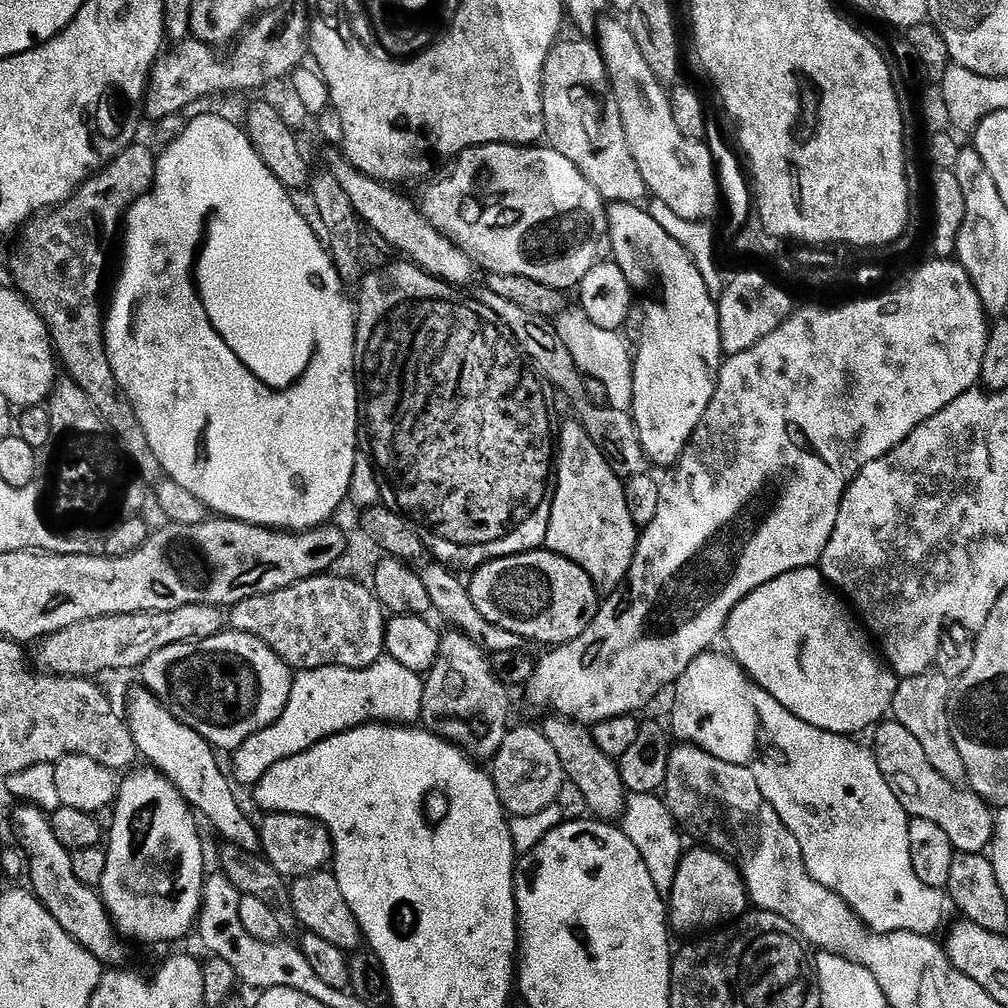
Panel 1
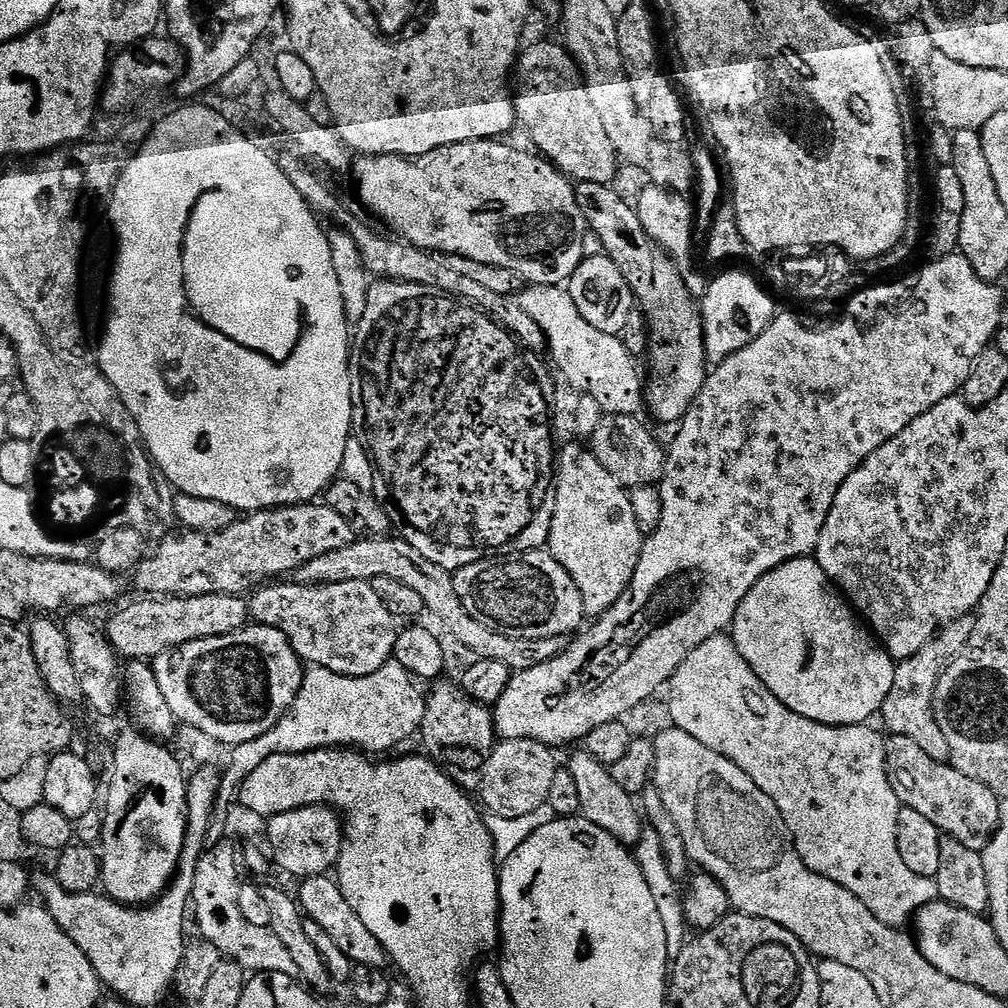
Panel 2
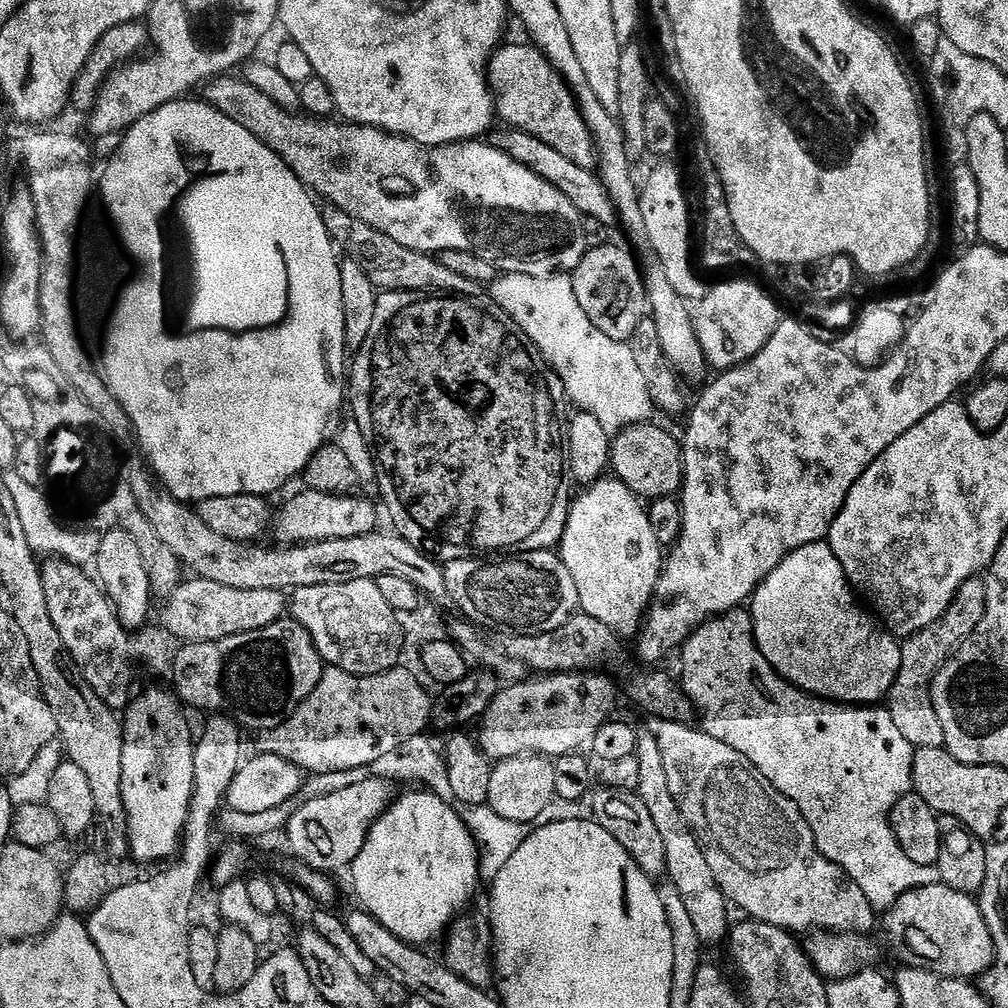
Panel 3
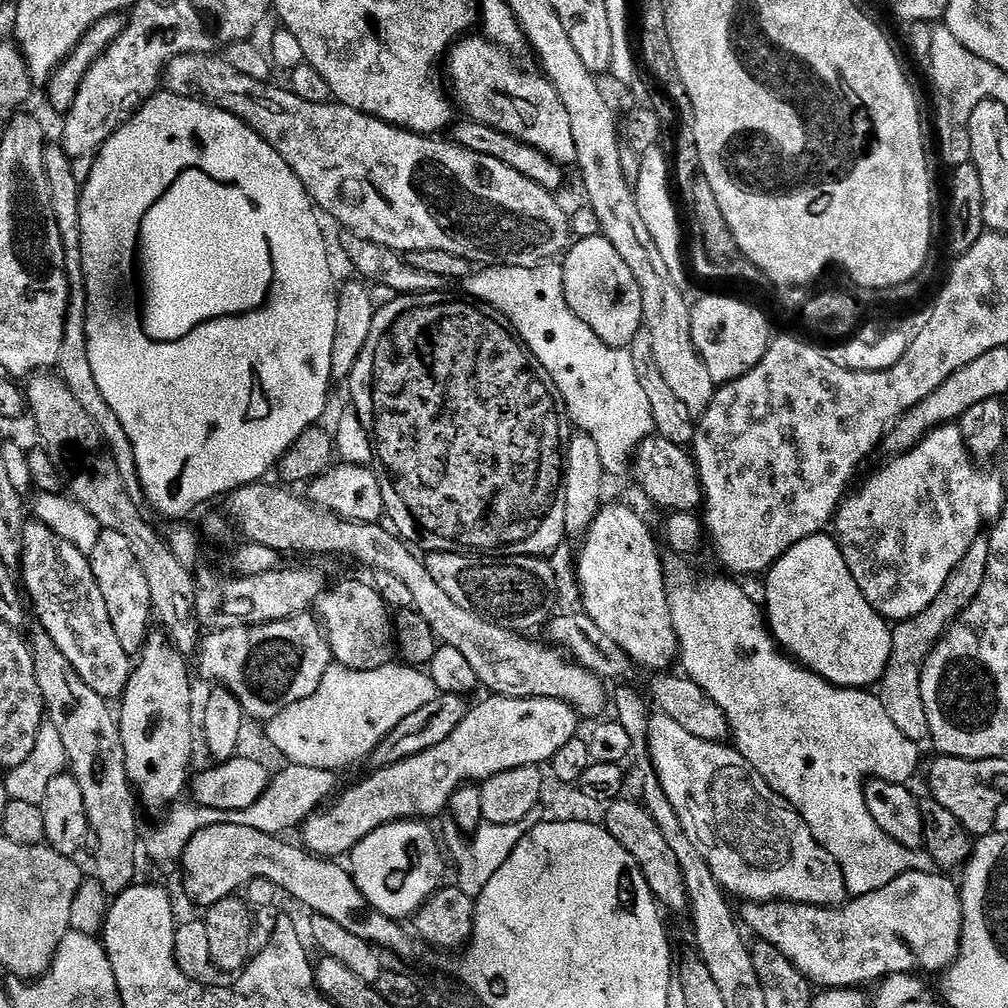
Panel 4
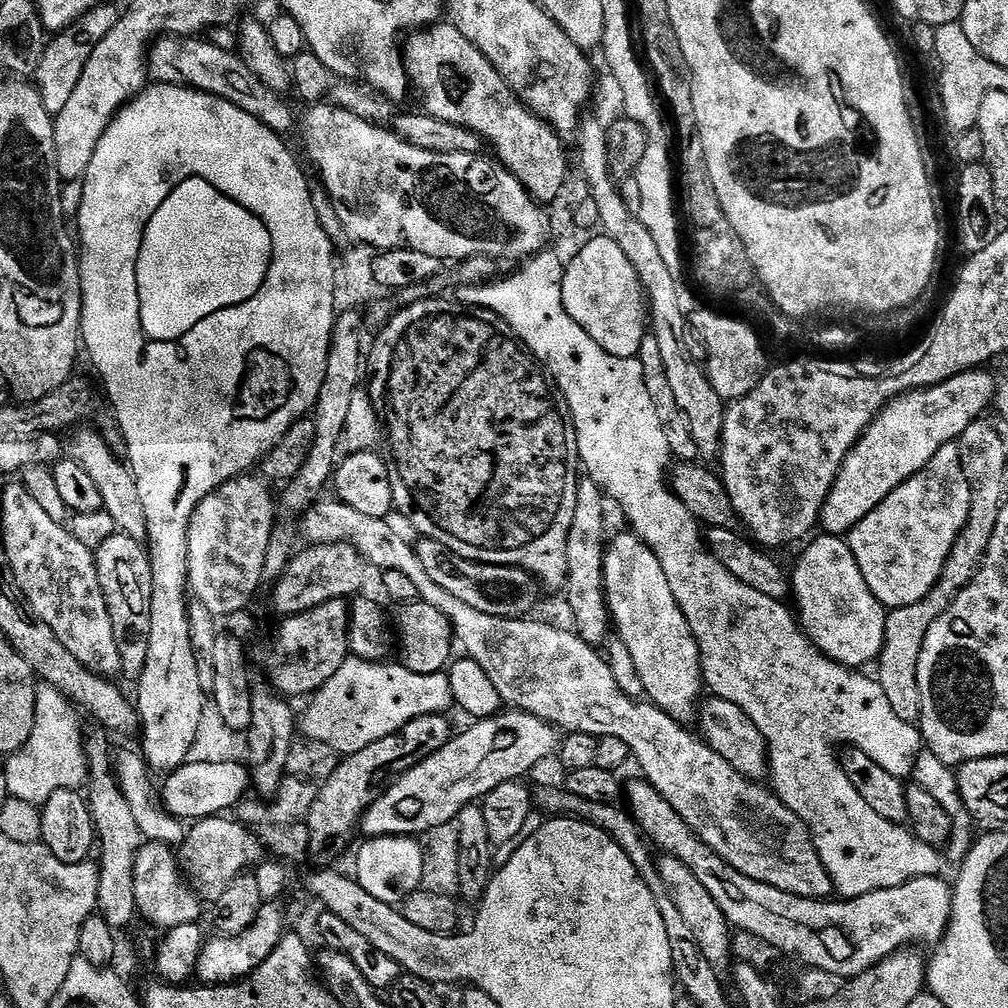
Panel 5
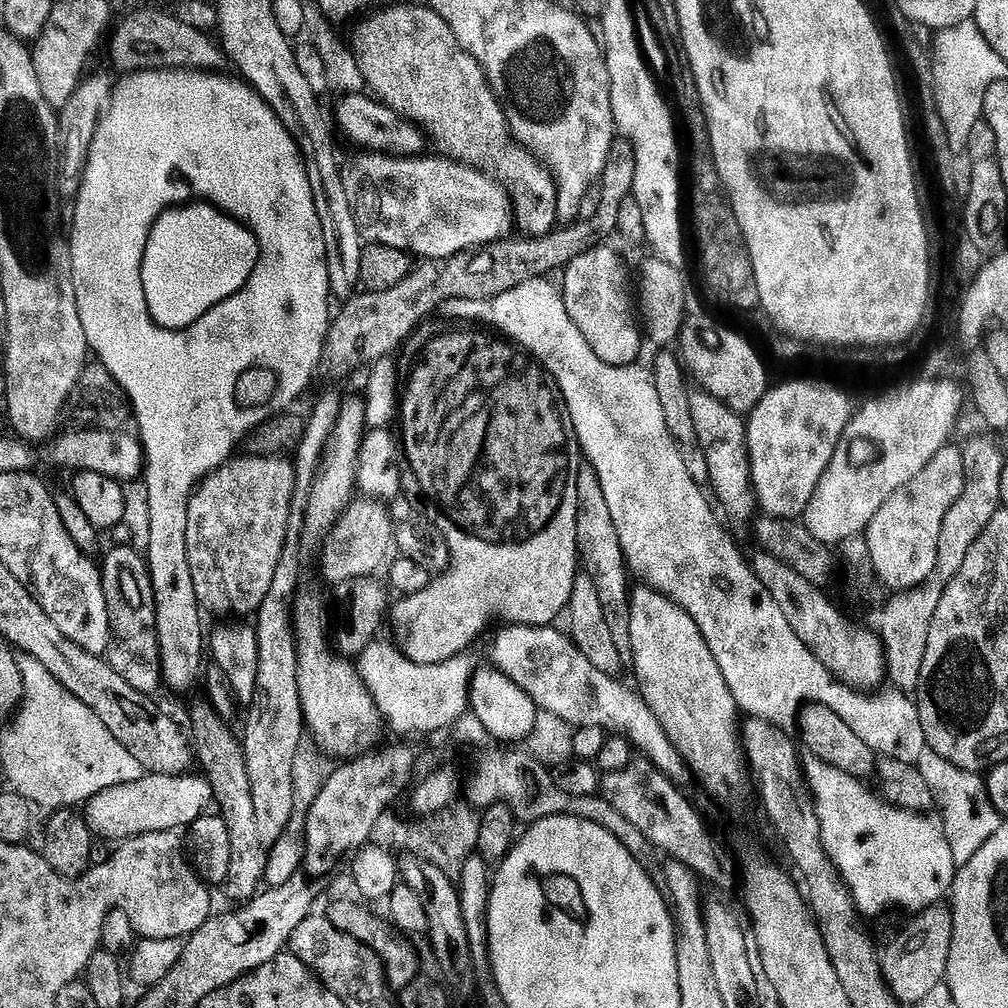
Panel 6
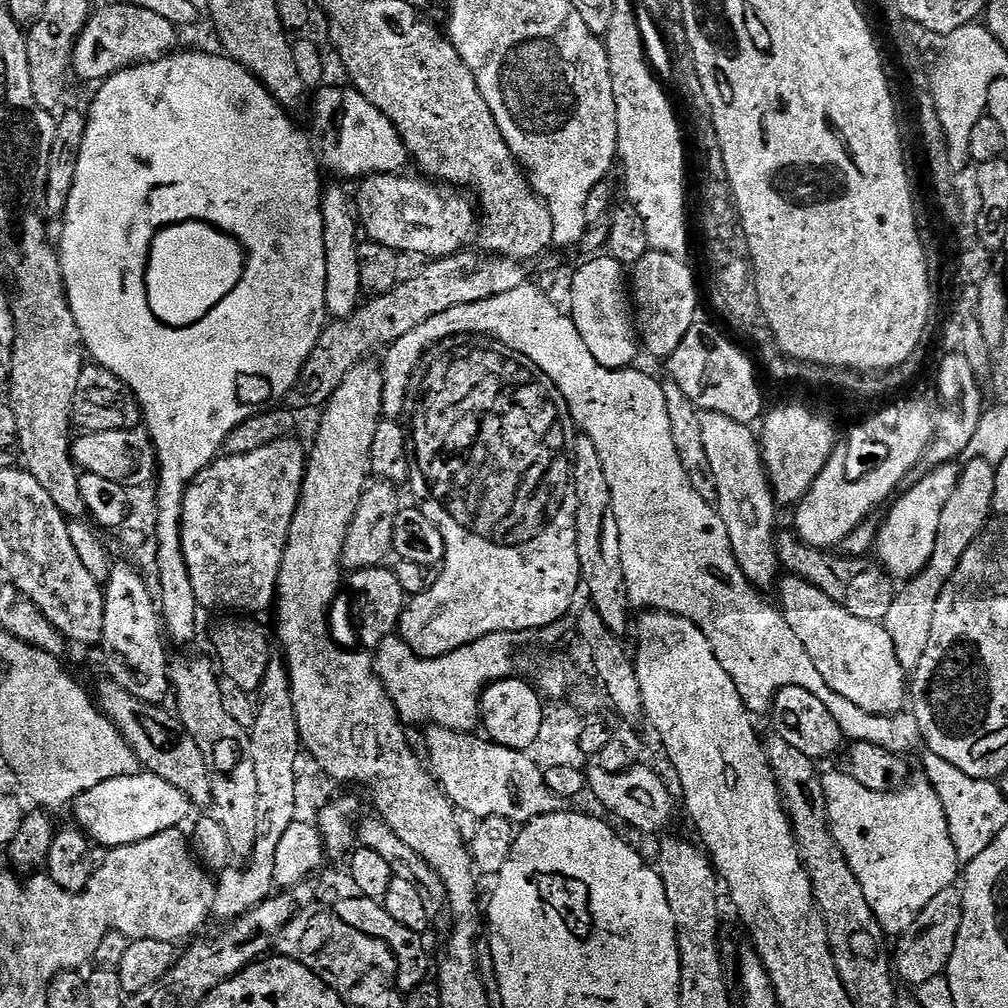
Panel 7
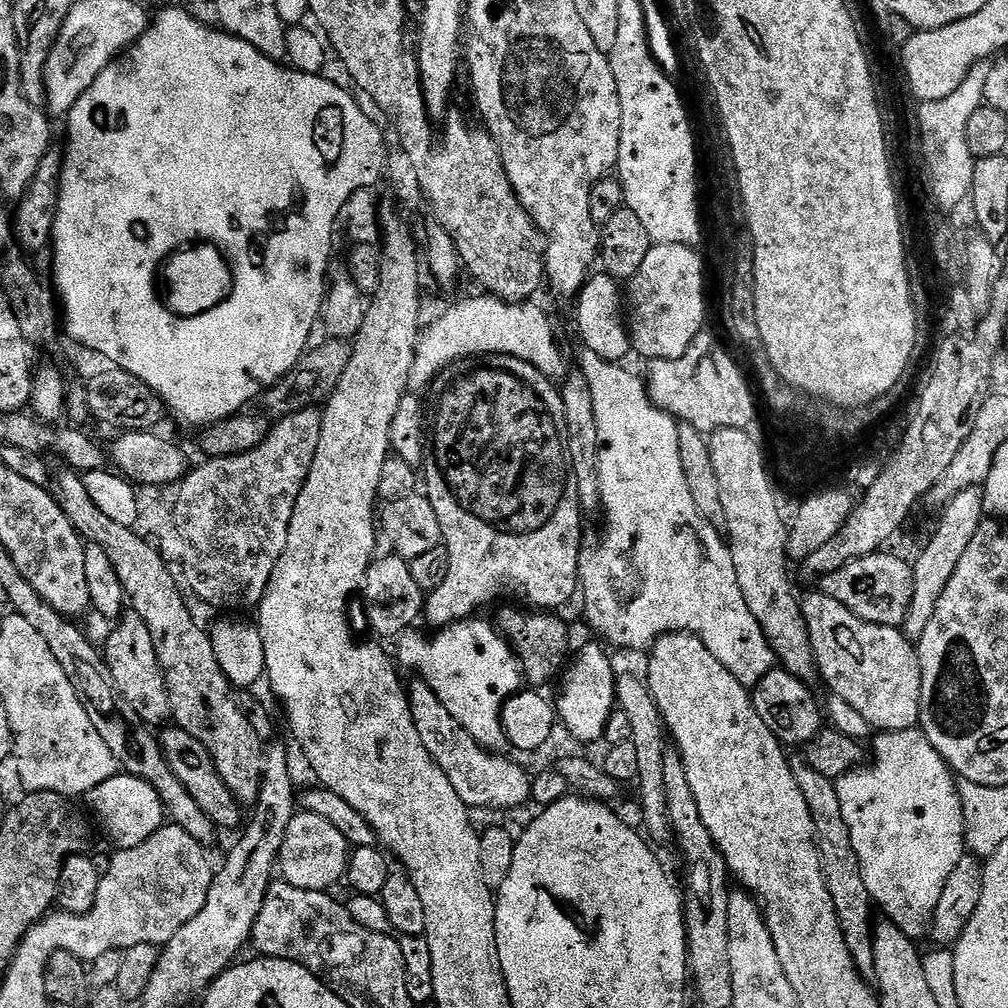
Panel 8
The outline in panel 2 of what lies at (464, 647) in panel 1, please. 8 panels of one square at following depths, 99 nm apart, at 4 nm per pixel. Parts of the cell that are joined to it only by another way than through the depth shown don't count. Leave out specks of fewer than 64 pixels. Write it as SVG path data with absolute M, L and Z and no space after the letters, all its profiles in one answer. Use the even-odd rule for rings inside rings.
M443 680L435 685L436 692L428 692L426 696L424 721L419 730L419 735L424 736L423 751L465 793L476 794L484 787L486 766L490 762L492 749L498 743L494 712L491 707L470 699L457 685L455 688L450 681ZM476 740L480 740L480 744L476 744Z

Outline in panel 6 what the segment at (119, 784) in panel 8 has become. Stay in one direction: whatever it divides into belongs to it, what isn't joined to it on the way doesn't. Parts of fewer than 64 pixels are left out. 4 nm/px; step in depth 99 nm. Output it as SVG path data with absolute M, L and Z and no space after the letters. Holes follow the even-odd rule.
M145 774L138 782L132 782L126 786L114 786L110 790L102 790L102 794L94 794L94 798L88 801L86 807L83 809L82 815L84 819L87 820L88 827L92 829L93 833L95 833L97 837L105 836L108 840L116 840L115 842L123 842L130 836L141 836L147 832L174 832L177 830L187 829L196 819L205 815L205 813L209 811L208 803L211 805L214 800L212 786L208 783L207 779L200 774L197 774L197 776L192 775L193 774L181 774L179 776L154 776L151 774Z

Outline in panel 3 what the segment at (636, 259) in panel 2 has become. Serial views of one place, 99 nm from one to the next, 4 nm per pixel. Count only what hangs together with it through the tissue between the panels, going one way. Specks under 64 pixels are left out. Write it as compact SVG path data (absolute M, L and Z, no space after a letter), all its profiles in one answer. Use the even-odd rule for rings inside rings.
M516 129L503 131L493 131L489 135L488 142L493 148L501 149L508 157L514 158L520 165L526 166L527 169L532 170L544 181L560 190L583 217L590 216L606 226L615 225L618 217L612 200L609 198L604 184L591 169L578 166L577 163L562 155L560 151L554 150L548 143L544 143L532 135Z

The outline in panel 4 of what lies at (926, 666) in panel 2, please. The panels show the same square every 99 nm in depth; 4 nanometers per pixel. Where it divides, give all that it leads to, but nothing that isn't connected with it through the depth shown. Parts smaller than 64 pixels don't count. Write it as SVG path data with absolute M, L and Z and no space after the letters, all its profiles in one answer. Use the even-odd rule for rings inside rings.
M981 538L974 542L974 546L970 546L966 558L958 562L950 578L946 578L946 586L942 586L938 598L934 598L934 602L930 602L930 606L926 606L922 614L899 621L892 628L892 657L879 682L878 695L882 706L886 706L886 714L890 714L894 726L898 726L898 730L902 730L906 738L924 742L930 737L930 718L926 718L926 706L922 702L922 670L940 639L970 606L978 590L982 590L987 565L988 541Z

